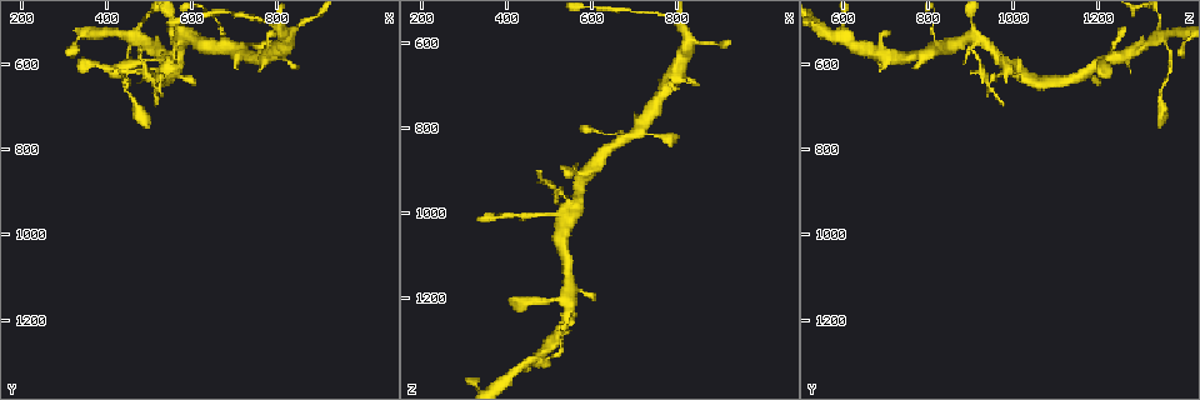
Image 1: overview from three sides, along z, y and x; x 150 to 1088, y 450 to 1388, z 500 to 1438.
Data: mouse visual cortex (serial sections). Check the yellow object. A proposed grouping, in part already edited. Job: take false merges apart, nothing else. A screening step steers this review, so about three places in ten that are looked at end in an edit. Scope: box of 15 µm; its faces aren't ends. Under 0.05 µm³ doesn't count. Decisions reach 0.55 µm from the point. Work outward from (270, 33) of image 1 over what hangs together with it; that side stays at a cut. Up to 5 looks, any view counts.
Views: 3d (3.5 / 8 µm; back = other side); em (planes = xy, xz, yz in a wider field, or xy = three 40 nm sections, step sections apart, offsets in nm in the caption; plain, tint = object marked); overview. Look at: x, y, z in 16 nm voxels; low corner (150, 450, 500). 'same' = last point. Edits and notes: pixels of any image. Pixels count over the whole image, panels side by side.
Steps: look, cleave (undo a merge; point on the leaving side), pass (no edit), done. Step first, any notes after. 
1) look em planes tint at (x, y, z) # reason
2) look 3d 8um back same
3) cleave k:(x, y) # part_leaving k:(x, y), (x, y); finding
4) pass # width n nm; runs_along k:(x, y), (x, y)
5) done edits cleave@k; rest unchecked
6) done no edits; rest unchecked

look 3d 8um at (710, 575, 805) # abrupt turn

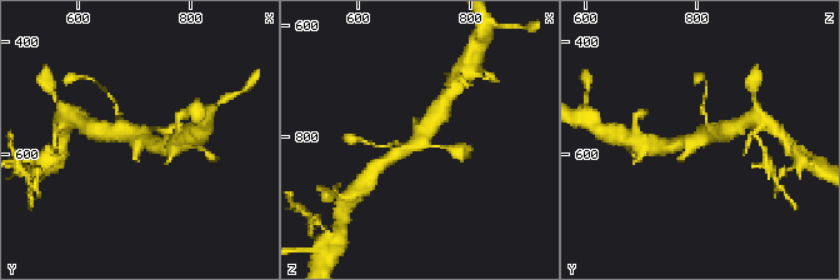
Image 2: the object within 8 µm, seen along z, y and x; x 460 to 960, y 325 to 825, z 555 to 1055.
look em planes tint at (700, 570, 810)

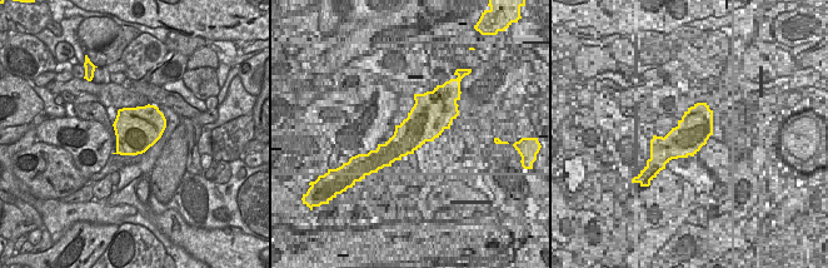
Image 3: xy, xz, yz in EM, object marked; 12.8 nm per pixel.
pass # runs_along 2:(438, 114), (411, 148), (389, 159); continuous, no second cell

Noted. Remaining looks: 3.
look 3d 3.5um at (540, 625, 965)

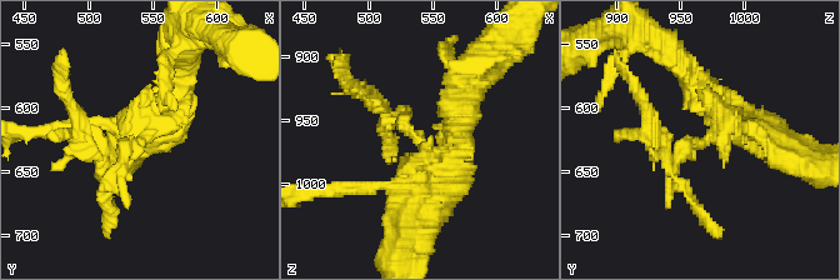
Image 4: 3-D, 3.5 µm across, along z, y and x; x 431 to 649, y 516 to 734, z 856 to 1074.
look em xy step 1 tint at (534, 628, 960)

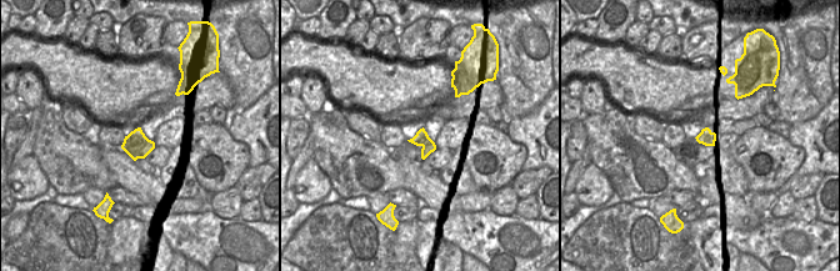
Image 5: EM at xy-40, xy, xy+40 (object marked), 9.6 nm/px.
look em planes tint same # cut it another way

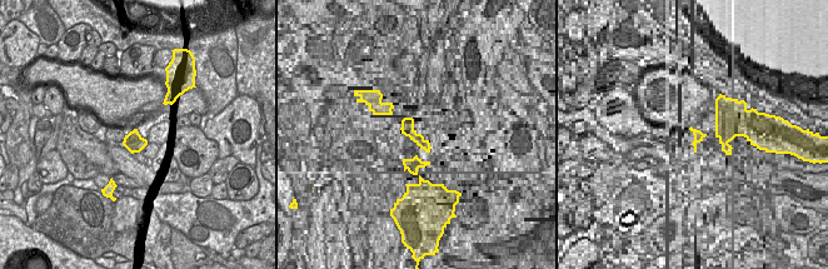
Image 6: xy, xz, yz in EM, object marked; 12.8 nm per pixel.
cleave 4:(386, 113) # width 240 nm; part_leaving 4:(418, 138), (403, 113), (356, 86); a second cell is stuck on

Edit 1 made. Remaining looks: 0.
done edits cleave@4; rest unchecked

